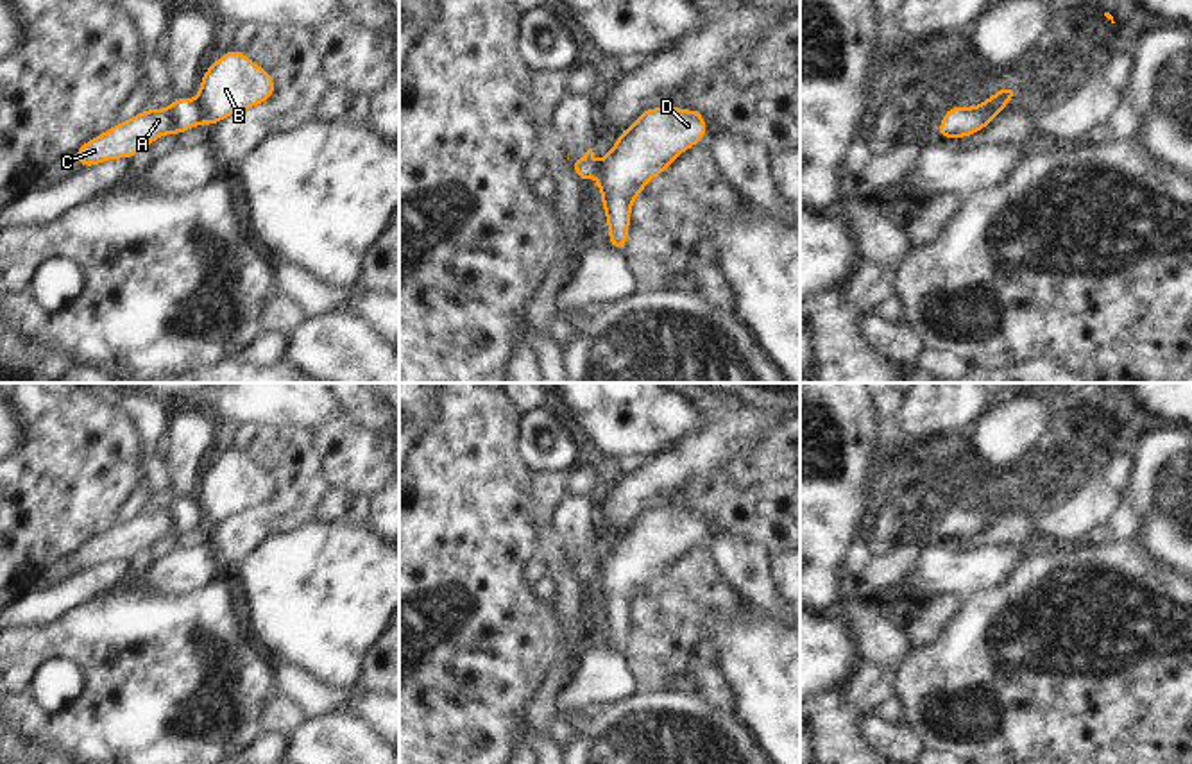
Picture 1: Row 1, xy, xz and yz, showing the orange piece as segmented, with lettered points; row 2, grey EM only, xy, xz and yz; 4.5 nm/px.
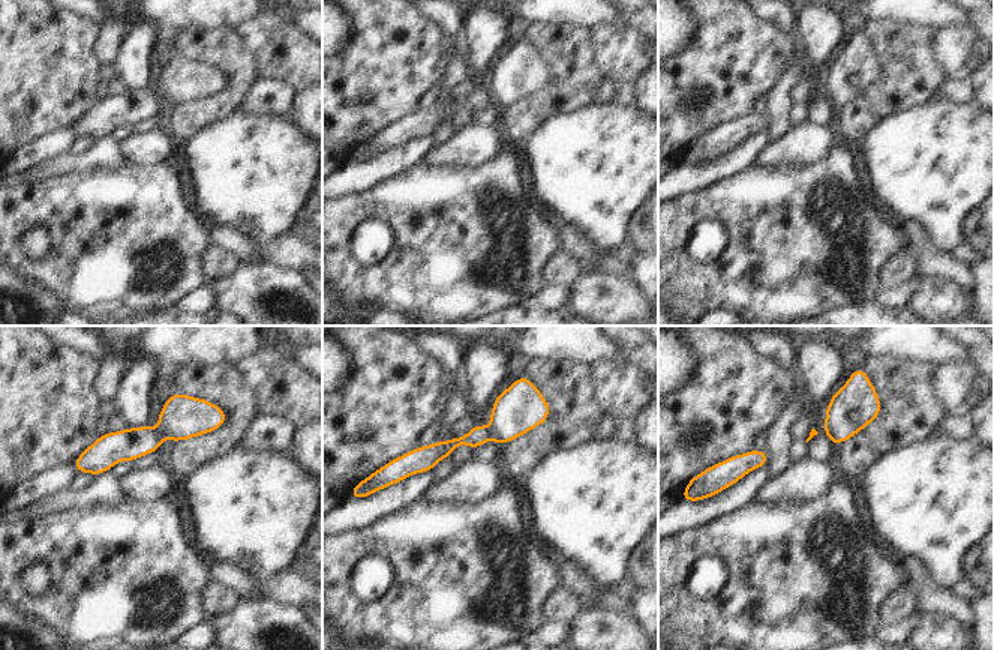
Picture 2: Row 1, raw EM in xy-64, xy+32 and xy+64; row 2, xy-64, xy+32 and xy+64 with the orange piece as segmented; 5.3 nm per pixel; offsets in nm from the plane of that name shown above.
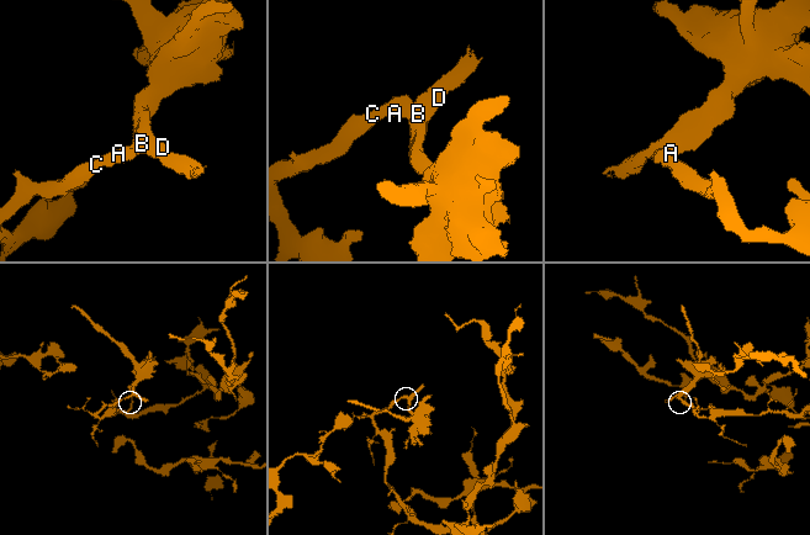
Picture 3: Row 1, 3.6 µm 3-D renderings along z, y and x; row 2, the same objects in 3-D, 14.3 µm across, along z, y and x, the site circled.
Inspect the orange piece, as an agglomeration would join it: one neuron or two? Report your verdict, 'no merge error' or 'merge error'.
merge error

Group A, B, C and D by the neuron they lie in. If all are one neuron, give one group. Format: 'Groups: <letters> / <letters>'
Groups: A C / B D.

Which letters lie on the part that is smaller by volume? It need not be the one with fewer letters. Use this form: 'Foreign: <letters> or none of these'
Foreign: B, D.

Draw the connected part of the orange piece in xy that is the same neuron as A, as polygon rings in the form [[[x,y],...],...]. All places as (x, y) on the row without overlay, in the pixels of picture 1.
[[[190,497],[175,499],[161,510],[141,510],[127,522],[116,522],[109,531],[82,544],[72,556],[84,569],[120,558],[129,562],[136,553],[150,549],[159,537],[177,537],[204,524],[202,512]]]

